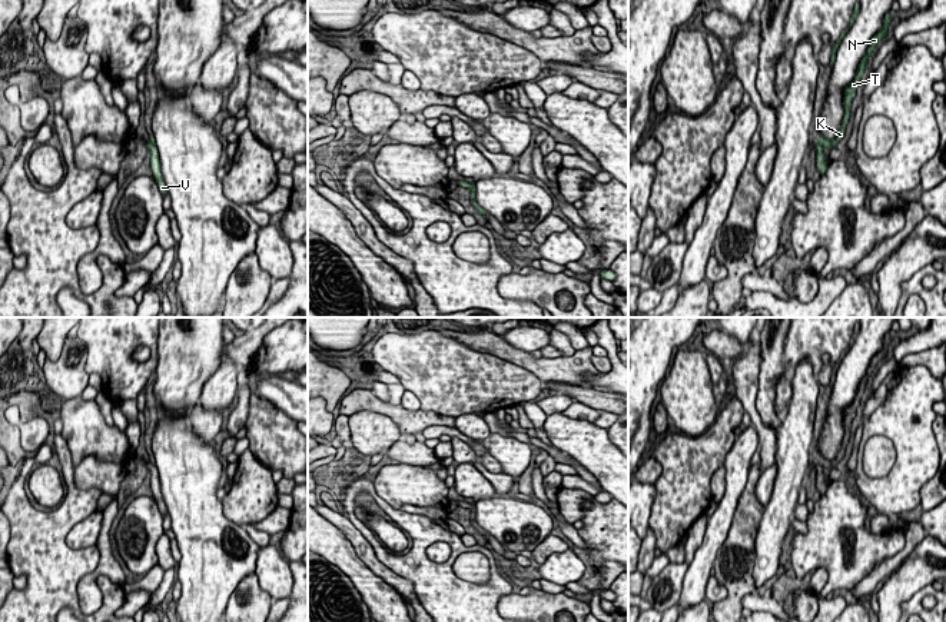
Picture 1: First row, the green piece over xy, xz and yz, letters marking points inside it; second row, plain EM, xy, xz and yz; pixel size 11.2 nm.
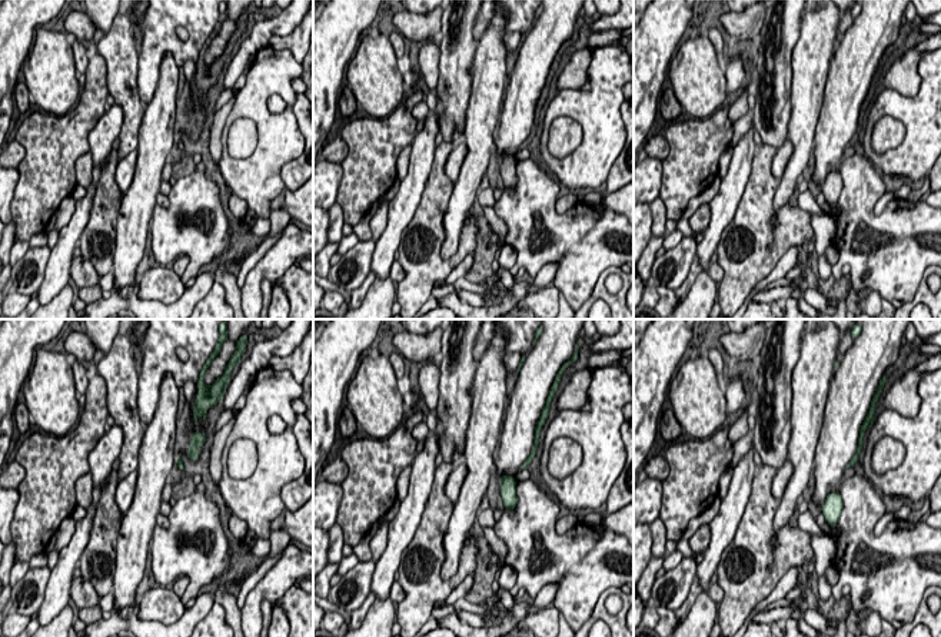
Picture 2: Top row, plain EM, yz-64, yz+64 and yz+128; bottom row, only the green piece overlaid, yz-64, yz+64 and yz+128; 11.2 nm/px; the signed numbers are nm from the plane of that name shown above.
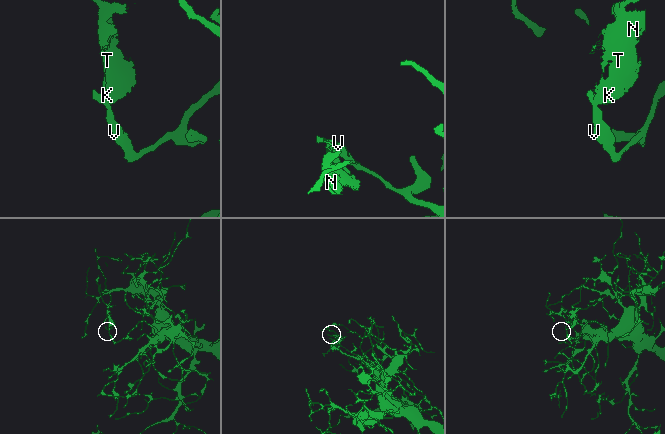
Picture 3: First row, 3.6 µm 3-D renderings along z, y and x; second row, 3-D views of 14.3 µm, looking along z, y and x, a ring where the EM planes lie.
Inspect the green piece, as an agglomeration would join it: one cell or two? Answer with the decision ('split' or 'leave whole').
split

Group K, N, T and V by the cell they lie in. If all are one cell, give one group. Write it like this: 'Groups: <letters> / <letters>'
Groups: K N T / V

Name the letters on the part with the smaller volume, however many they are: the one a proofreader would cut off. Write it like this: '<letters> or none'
K, N, T

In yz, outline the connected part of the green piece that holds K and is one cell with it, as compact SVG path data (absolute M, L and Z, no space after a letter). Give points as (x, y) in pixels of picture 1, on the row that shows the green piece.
M887 13L884 16L884 20L883 20L883 27L872 37L872 41L866 50L866 54L863 56L863 59L860 60L859 66L857 66L857 71L856 71L856 77L854 80L844 89L844 97L843 97L843 107L844 107L844 116L843 116L843 120L842 120L842 126L840 126L840 130L837 133L837 137L836 139L826 139L821 133L820 133L820 137L813 142L814 144L821 144L823 147L827 147L827 149L833 149L836 147L836 144L844 137L844 132L846 132L846 124L850 119L850 104L856 96L856 89L867 69L867 60L873 57L873 50L874 47L879 44L880 40L886 40L889 37L887 34L887 27L889 27L889 23L890 20L893 19L893 14L892 13Z

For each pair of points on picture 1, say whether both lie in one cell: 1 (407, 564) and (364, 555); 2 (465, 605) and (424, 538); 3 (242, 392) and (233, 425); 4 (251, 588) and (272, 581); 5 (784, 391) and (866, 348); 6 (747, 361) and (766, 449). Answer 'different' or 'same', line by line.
1: different
2: same
3: same
4: different
5: different
6: same

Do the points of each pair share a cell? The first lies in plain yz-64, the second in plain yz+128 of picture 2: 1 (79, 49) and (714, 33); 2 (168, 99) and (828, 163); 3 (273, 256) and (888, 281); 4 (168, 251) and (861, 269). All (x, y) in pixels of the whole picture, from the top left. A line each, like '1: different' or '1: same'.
1: same
2: different
3: same
4: same

